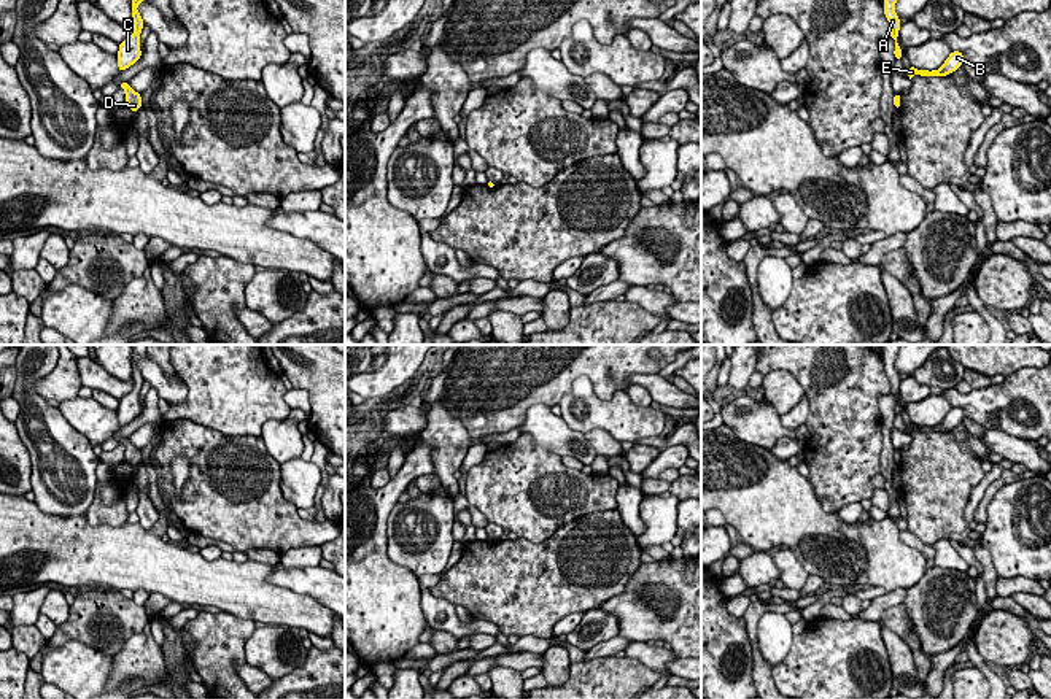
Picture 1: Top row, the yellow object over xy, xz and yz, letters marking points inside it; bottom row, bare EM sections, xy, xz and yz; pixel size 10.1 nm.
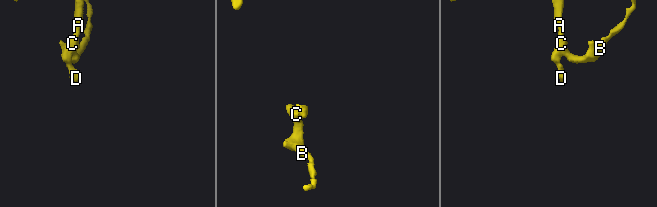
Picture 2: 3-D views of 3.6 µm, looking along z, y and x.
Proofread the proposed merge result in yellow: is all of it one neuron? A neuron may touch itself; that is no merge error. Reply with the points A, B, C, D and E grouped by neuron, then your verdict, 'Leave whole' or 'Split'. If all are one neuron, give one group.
Groups: A B C D E. Leave whole

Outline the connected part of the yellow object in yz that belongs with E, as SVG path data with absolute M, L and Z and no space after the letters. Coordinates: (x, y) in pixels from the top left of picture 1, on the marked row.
M952 51L938 70L929 71L929 70L917 70L914 67L909 67L906 73L908 73L909 79L914 75L921 75L921 76L948 76L949 73L952 73L959 67L962 67L964 60L965 59L964 59L964 54L960 51Z

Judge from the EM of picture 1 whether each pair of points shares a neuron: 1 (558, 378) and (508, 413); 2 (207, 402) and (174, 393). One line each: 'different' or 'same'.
1: same
2: different

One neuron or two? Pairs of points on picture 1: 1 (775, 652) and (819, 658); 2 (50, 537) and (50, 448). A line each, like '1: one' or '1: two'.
1: two
2: two

